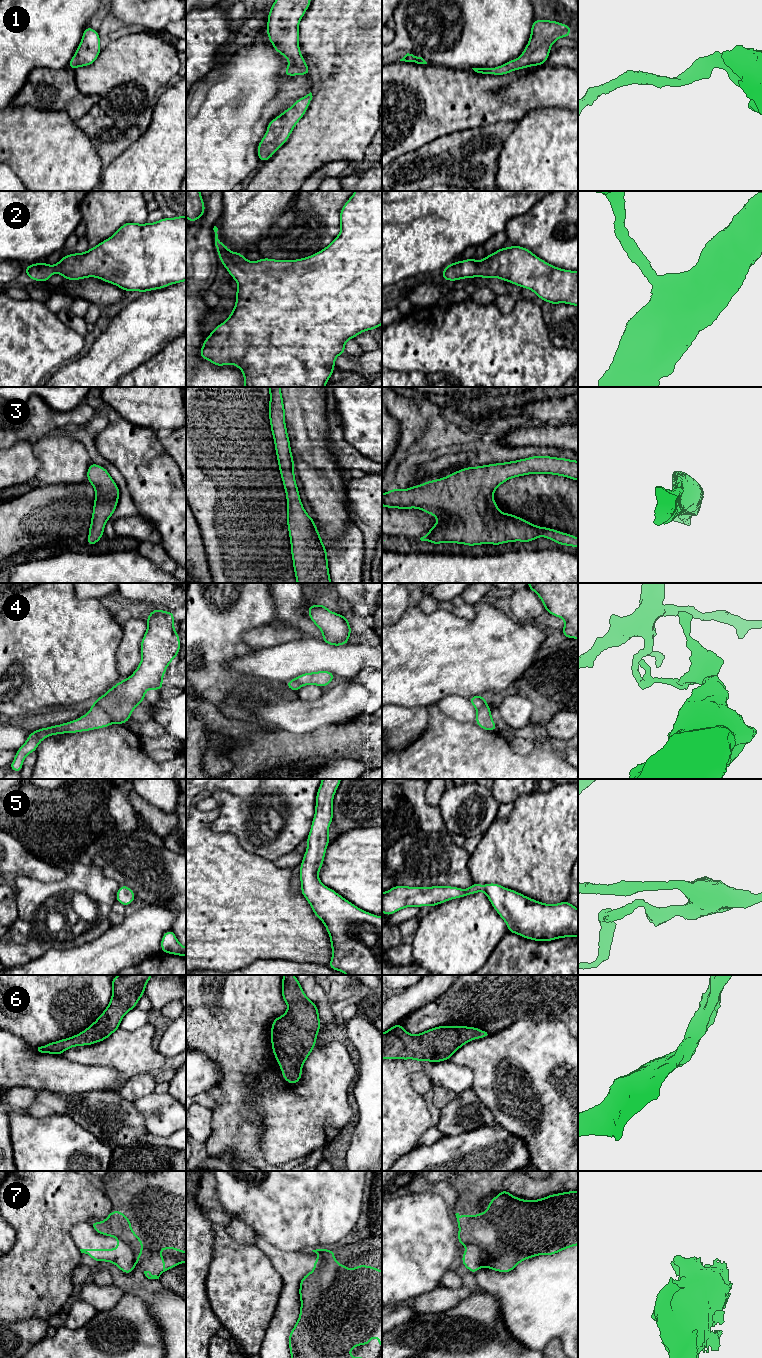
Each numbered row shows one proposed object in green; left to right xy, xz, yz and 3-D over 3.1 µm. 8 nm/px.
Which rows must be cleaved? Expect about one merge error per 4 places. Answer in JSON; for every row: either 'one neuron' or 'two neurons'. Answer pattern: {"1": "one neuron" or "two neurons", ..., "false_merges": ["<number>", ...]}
{"1": "one neuron", "2": "one neuron", "3": "one neuron", "4": "two neurons", "5": "one neuron", "6": "one neuron", "7": "two neurons", "false_merges": ["4", "7"]}

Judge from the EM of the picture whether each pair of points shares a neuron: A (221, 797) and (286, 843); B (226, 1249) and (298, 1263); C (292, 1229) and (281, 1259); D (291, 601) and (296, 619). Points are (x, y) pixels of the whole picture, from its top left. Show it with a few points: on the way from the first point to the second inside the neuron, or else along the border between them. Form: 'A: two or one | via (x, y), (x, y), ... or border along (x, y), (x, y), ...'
A: one | via (228, 818), (228, 823), (251, 848), (265, 849)
B: two | border along (256, 1245), (281, 1276)
C: two | border along (263, 1240), (286, 1251), (307, 1250)
D: one | via (291, 605), (292, 615)

